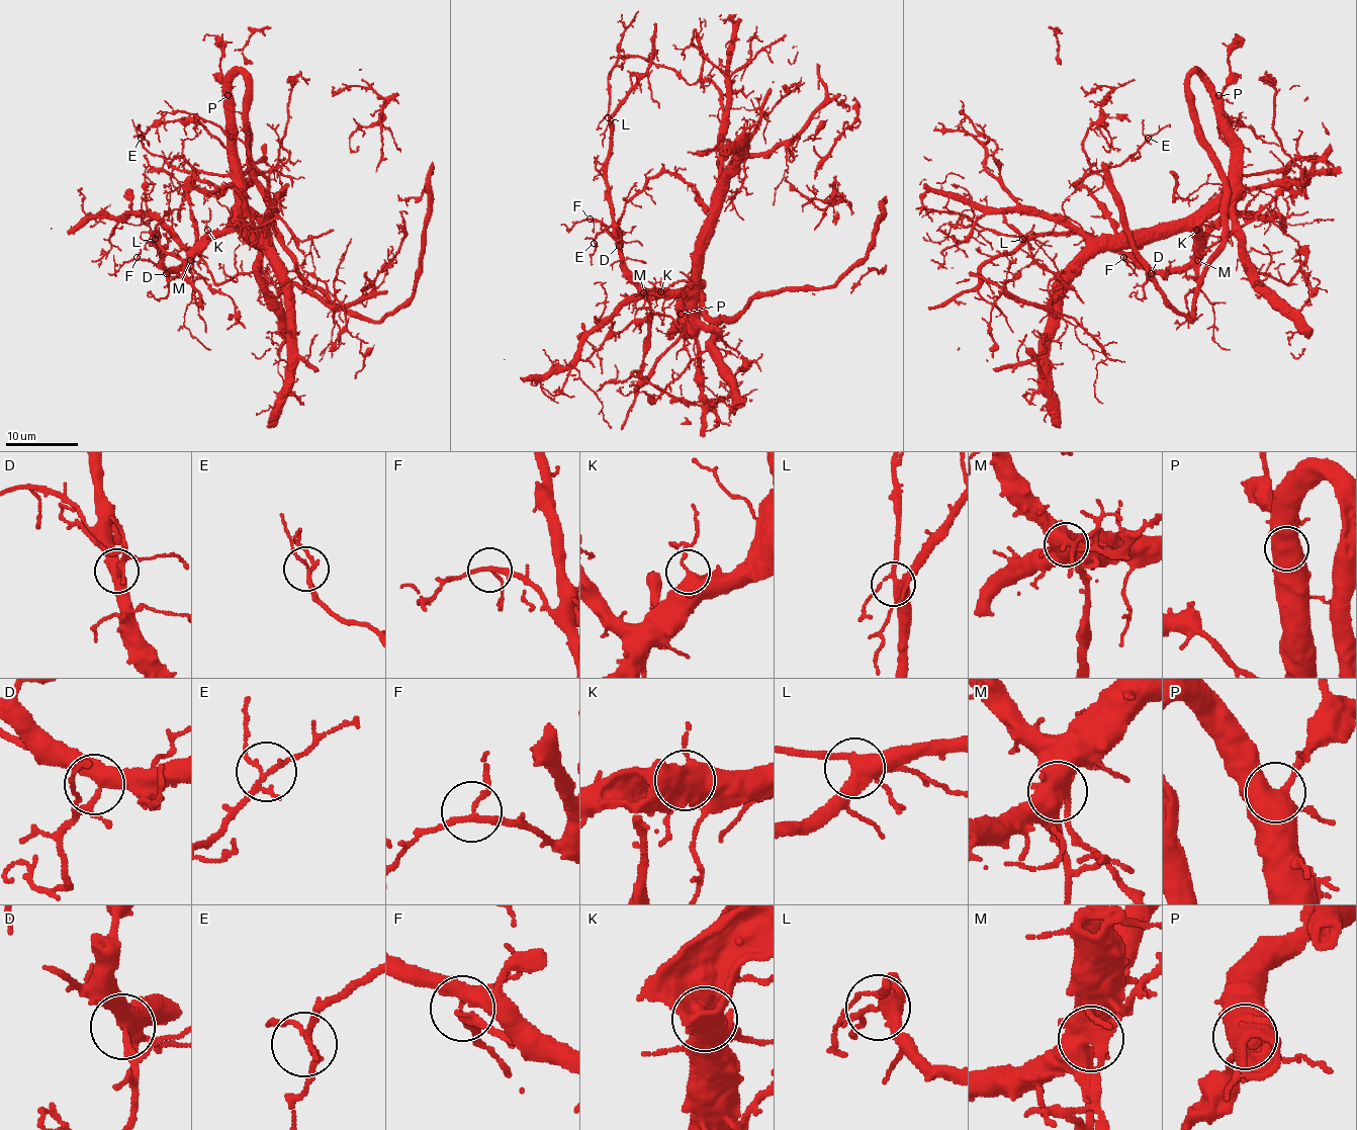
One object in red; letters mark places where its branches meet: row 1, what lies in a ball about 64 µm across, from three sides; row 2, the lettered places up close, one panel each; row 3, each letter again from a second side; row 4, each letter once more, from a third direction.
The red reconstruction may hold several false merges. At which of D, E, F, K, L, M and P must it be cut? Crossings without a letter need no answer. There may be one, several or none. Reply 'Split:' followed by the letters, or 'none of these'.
Split: M

